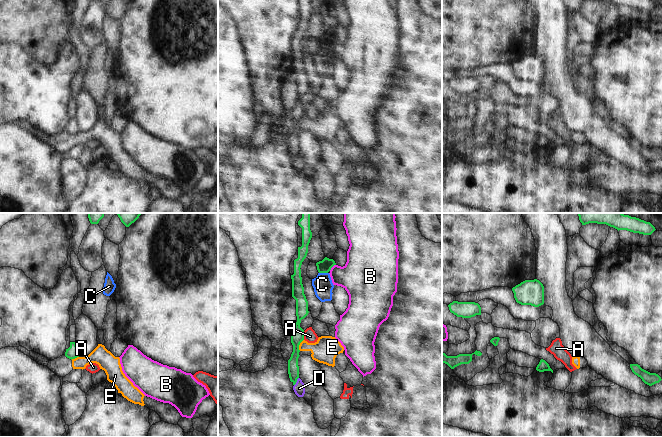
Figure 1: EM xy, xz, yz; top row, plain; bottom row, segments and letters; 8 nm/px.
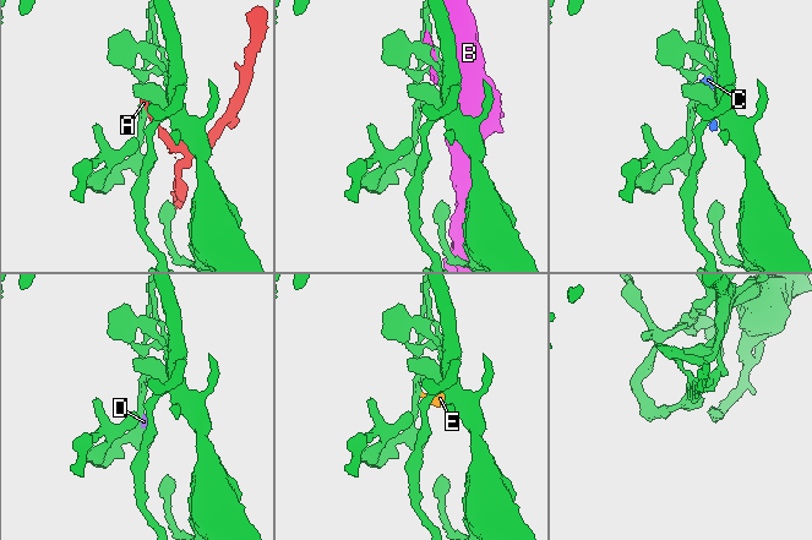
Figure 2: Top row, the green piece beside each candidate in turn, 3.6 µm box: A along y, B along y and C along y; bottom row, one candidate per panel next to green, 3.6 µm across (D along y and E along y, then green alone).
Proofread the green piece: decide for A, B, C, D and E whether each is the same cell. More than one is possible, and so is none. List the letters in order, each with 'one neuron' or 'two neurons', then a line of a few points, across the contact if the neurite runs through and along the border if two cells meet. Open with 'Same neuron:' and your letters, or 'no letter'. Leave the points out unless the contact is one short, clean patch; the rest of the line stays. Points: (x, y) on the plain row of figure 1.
Same neuron: no letter
A: two neurons; line xz (303, 107), (304, 115)
B: two neurons
C: two neurons; line xz (319, 48), (327, 49)
D: two neurons; line xz (298, 153), (294, 161)
E: two neurons; line xz (303, 115), (299, 121), (299, 126)

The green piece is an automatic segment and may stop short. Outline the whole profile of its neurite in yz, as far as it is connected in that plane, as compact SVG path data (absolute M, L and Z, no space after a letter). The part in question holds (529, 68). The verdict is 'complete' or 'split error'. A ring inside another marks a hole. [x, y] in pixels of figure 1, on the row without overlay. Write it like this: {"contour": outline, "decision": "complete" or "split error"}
{"contour": "M525 56L512 64L514 74L521 81L539 83L544 80L544 62L537 56Z", "decision": "complete"}

